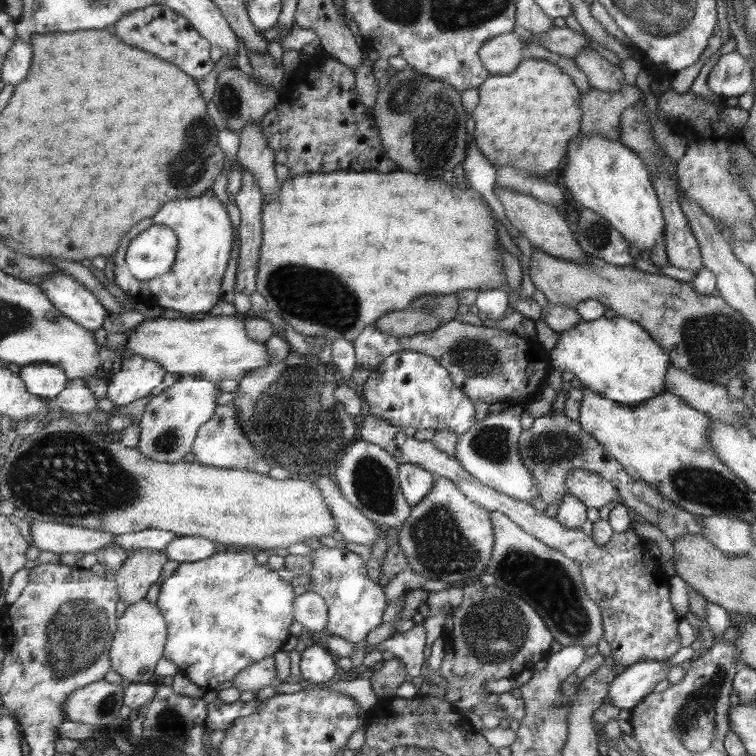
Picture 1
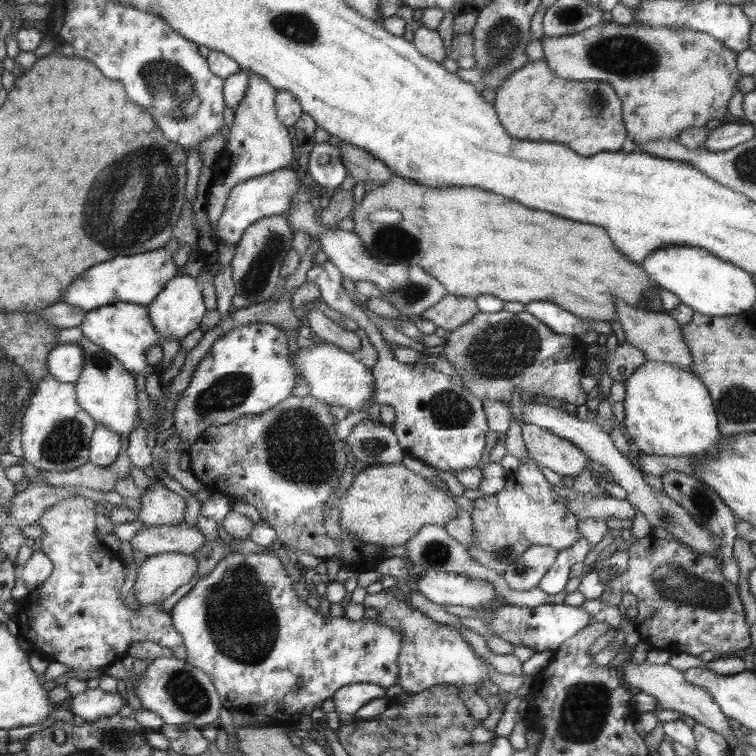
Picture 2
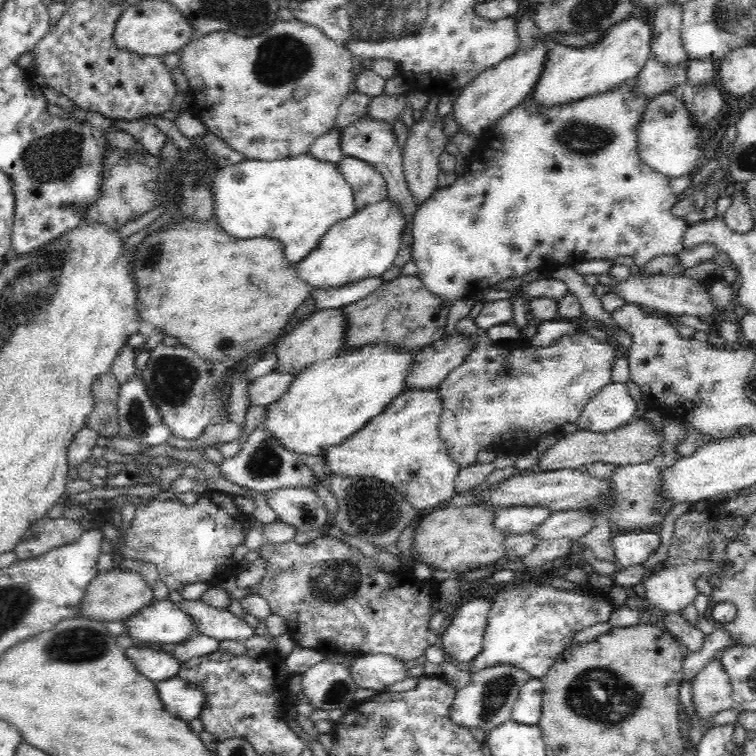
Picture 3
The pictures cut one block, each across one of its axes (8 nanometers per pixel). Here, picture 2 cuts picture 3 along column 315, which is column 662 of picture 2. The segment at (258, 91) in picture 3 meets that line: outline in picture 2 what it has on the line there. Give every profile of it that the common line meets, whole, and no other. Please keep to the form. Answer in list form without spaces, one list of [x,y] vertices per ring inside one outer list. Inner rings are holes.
[[[599,21],[598,25],[590,26],[589,29],[572,35],[559,37],[542,36],[541,48],[543,51],[543,60],[554,71],[557,77],[579,81],[603,81],[610,83],[615,92],[617,92],[618,97],[622,100],[622,120],[626,126],[626,136],[629,136],[629,139],[634,143],[634,150],[636,152],[641,151],[641,147],[639,146],[645,144],[645,142],[653,142],[653,140],[676,140],[677,136],[681,134],[681,130],[686,130],[687,128],[691,128],[691,126],[704,126],[705,122],[711,120],[711,118],[722,121],[725,112],[727,112],[727,100],[737,90],[735,82],[739,78],[737,67],[738,53],[727,49],[727,46],[714,39],[711,35],[703,31],[695,31],[695,29],[669,29],[669,27],[665,26],[649,27],[635,22],[631,22],[628,25],[621,25],[613,21]]]

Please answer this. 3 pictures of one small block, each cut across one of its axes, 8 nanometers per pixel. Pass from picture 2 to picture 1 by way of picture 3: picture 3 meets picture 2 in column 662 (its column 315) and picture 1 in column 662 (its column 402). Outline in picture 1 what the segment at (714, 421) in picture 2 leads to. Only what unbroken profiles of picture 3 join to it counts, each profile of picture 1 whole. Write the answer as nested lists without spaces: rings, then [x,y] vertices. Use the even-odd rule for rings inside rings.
[[[614,315],[611,318],[601,316],[597,318],[597,320],[591,320],[591,322],[585,322],[585,320],[579,318],[575,328],[571,328],[571,330],[563,330],[563,332],[558,335],[559,338],[557,338],[557,344],[548,351],[550,369],[556,369],[562,372],[571,372],[583,387],[588,388],[590,391],[594,391],[595,394],[602,395],[603,398],[611,399],[613,402],[619,403],[620,405],[637,406],[641,405],[643,401],[649,400],[652,396],[654,397],[656,394],[665,391],[665,376],[666,370],[670,366],[670,357],[662,350],[662,347],[660,347],[659,344],[655,343],[654,340],[650,338],[649,332],[647,332],[645,328],[639,326],[638,323],[617,315]]]

